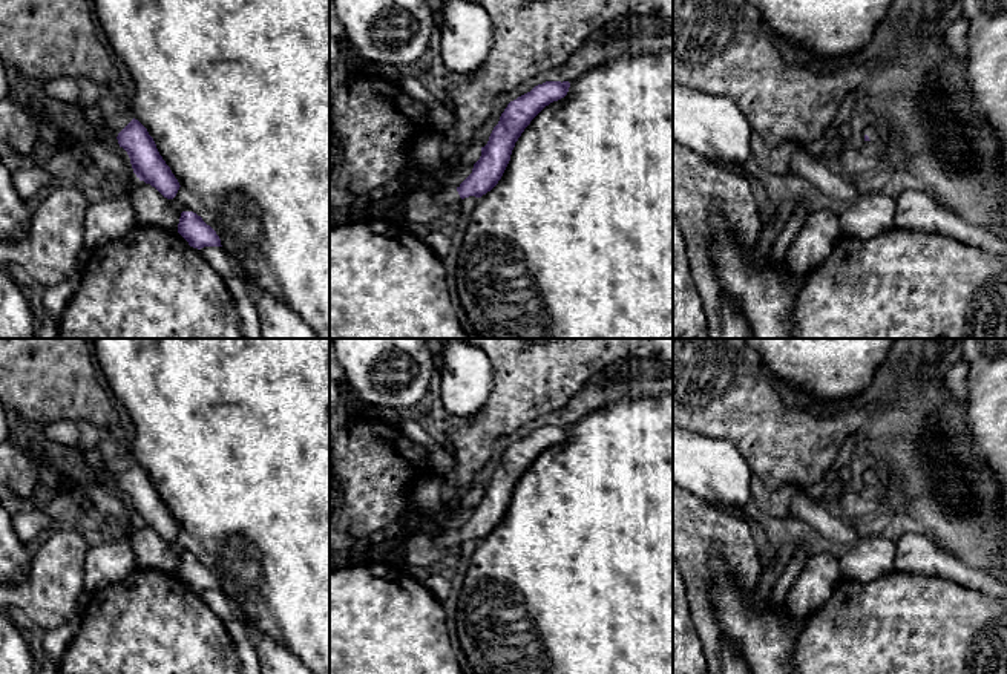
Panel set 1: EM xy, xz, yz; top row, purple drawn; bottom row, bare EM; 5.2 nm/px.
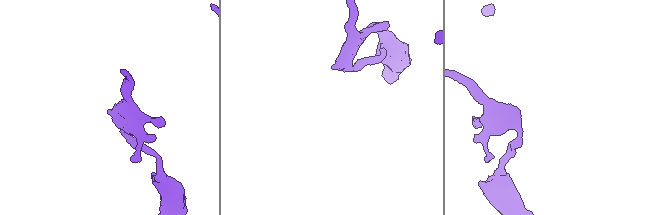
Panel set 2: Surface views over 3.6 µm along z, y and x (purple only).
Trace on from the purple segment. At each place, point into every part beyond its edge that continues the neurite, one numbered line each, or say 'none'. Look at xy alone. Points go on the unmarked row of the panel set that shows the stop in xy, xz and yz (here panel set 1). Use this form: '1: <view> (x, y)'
none

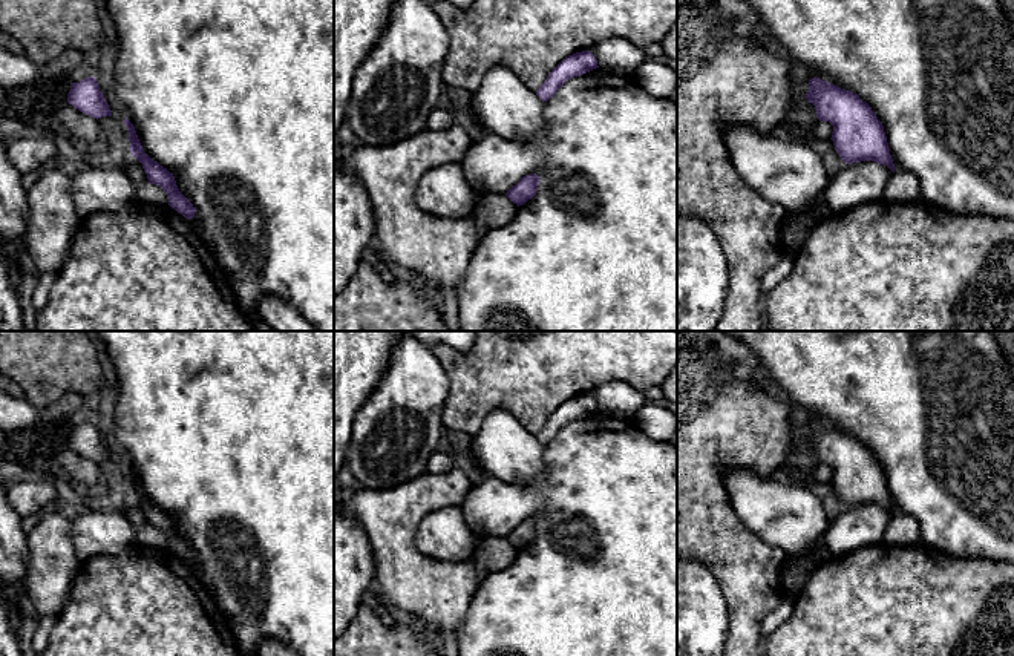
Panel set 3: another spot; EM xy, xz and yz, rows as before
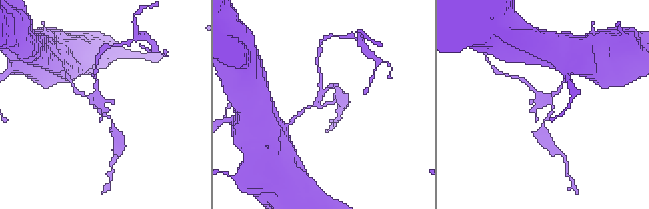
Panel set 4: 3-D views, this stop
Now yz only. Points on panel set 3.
none

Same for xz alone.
none

